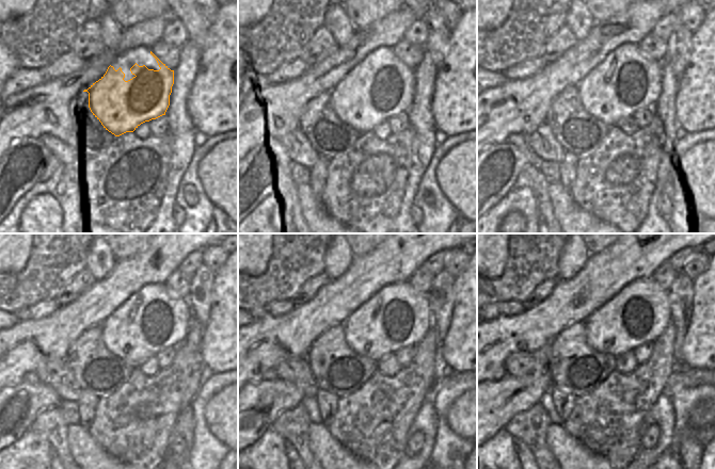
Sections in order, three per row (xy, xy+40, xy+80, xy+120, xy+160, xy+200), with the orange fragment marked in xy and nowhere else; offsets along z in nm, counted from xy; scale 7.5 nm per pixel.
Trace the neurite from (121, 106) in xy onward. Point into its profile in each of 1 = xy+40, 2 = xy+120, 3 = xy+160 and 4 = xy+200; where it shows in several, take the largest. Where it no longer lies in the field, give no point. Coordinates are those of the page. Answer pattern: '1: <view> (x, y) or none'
1: xy+40 (362, 100)
2: xy+120 (148, 324)
3: xy+160 (399, 317)
4: xy+200 (638, 314)

